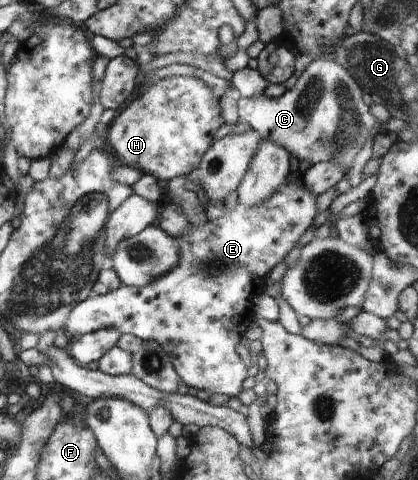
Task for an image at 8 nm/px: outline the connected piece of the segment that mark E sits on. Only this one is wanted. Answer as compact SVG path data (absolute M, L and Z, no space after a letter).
M301 178L296 185L289 182L281 185L279 191L260 206L246 208L238 202L232 211L225 205L221 206L224 207L222 217L200 227L190 225L188 235L174 238L179 247L179 264L159 280L143 288L122 284L117 290L103 296L90 295L76 305L65 323L64 333L68 339L78 339L84 334L108 328L135 335L143 341L156 342L172 355L171 362L181 383L210 394L224 393L236 397L243 390L242 383L247 377L247 368L236 352L236 345L245 337L250 323L255 321L253 299L266 293L266 277L293 249L318 212L316 198L306 191Z

